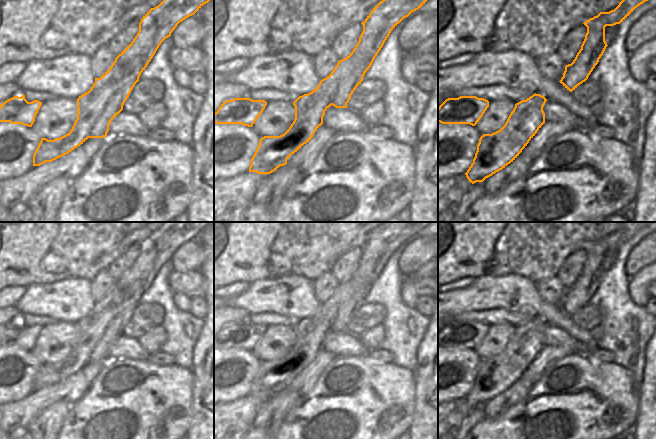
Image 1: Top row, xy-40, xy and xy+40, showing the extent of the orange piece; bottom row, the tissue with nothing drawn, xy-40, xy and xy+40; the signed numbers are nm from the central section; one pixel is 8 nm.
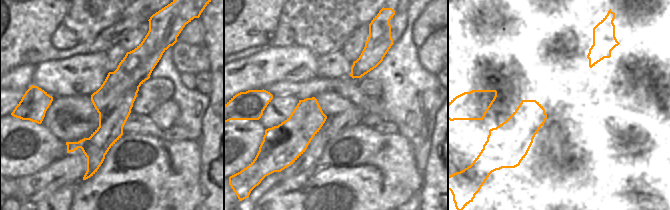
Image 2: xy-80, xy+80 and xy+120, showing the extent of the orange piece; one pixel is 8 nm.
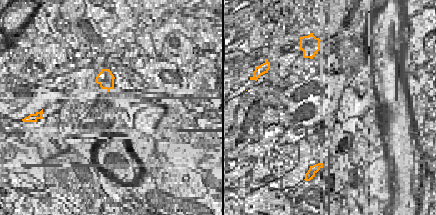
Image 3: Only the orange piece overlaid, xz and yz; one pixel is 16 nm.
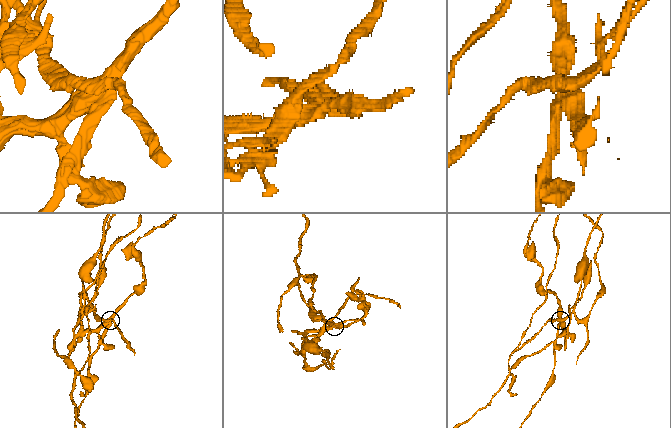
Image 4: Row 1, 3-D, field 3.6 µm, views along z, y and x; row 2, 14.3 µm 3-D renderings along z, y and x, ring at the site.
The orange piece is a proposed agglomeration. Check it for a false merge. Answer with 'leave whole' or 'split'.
split

